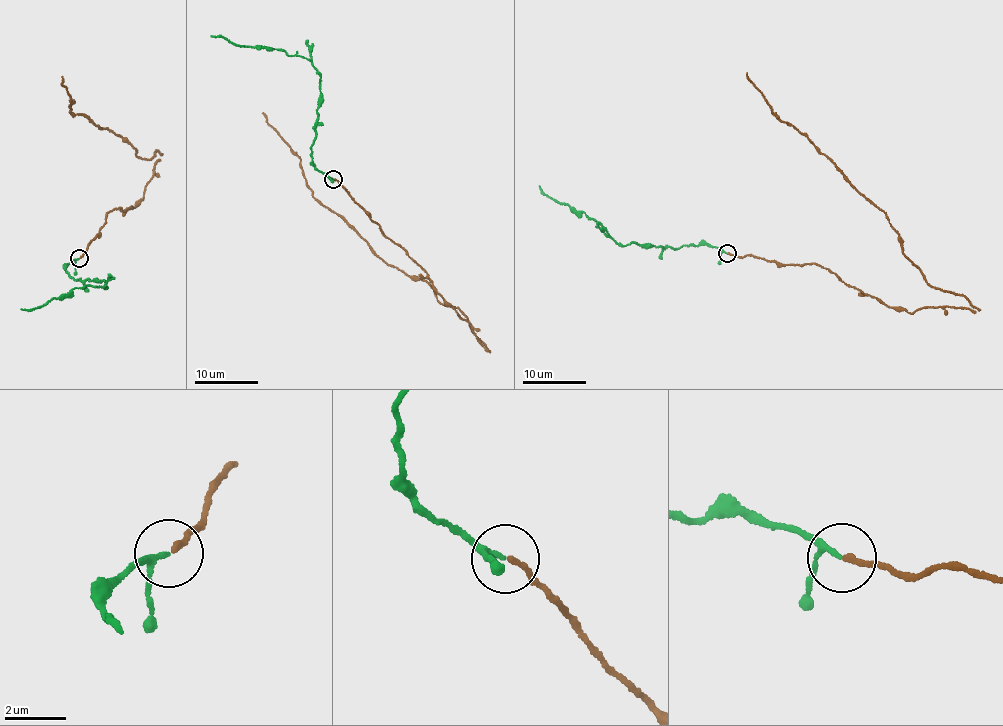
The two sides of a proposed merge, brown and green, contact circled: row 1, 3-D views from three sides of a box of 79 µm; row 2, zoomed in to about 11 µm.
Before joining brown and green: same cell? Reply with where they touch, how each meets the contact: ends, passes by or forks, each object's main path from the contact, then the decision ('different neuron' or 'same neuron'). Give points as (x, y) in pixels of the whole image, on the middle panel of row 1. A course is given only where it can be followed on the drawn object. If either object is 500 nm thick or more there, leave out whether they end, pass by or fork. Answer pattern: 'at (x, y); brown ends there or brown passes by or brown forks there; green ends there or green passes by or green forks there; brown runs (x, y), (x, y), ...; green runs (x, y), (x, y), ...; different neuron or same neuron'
at (333, 179); brown ends there; green passes by; brown runs (334, 179), (485, 348), (467, 318), (425, 281), (389, 266), (313, 195), (299, 156), (261, 113); green runs (334, 179), (322, 173), (312, 162), (320, 74), (312, 63), (275, 48), (240, 47), (222, 37), (211, 35); same neuron

